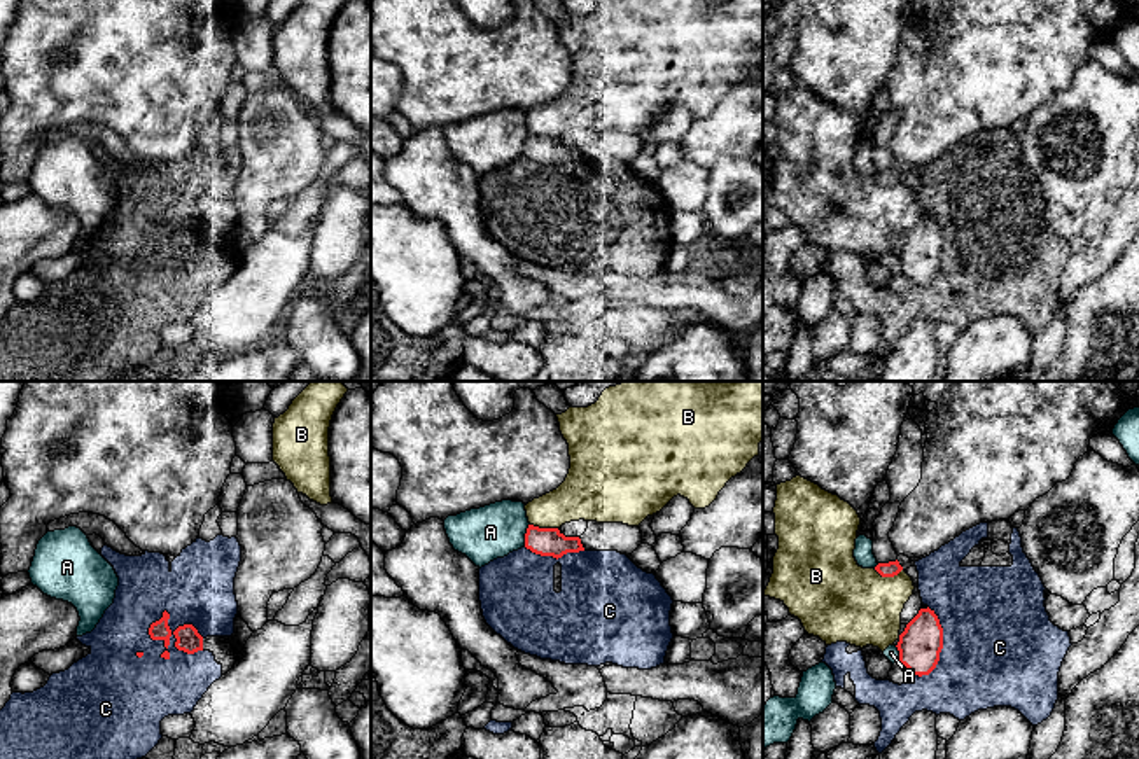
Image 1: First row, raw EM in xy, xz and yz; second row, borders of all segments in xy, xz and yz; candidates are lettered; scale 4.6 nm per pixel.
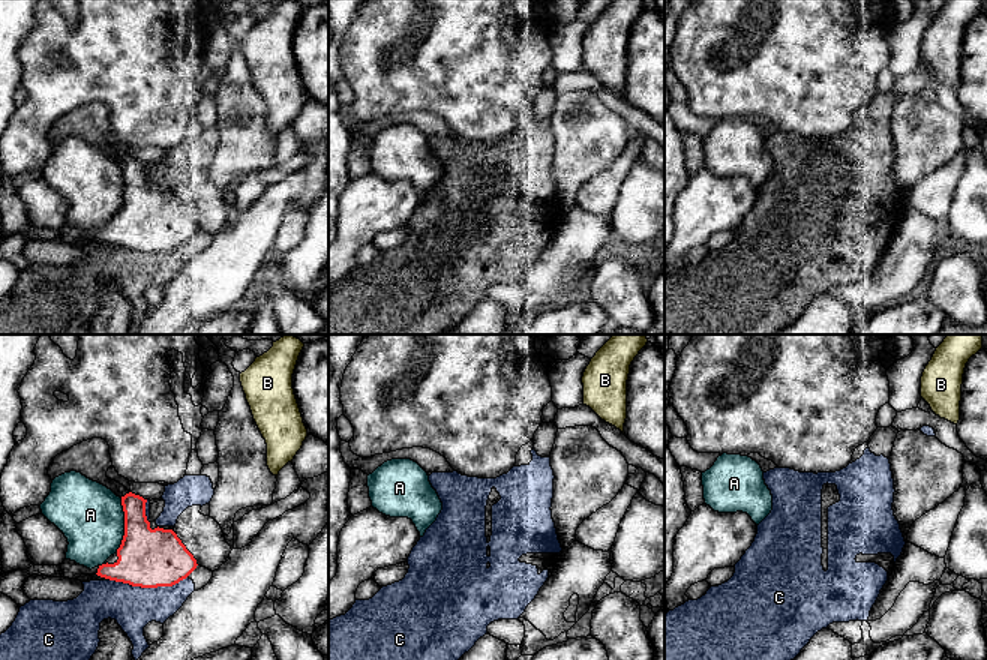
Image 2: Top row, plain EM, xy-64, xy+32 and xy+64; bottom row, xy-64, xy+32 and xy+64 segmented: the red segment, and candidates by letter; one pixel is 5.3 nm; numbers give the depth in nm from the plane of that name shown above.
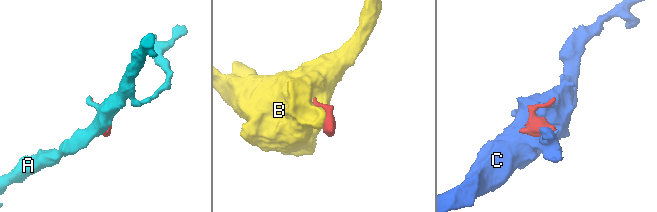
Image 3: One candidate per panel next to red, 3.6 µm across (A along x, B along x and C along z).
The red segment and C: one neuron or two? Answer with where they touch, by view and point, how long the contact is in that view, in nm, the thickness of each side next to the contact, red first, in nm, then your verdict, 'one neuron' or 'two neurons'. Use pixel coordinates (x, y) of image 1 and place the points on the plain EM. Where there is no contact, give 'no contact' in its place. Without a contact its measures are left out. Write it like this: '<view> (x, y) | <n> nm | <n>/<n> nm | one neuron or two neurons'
xy (175, 245) | 280 nm | 90/320 nm | one neuron

